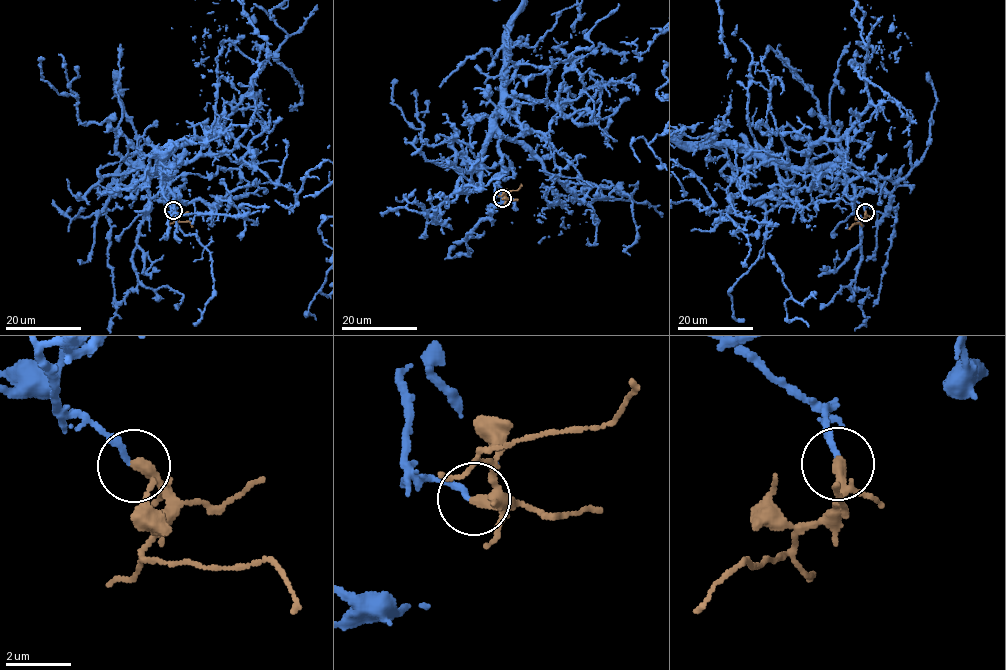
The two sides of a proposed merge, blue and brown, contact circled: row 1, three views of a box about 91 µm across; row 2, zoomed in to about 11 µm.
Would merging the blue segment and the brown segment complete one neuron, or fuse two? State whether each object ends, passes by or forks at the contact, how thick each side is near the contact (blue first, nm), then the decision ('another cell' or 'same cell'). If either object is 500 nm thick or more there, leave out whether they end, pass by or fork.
blue ends | brown ends | 160/360 nm | same cell

